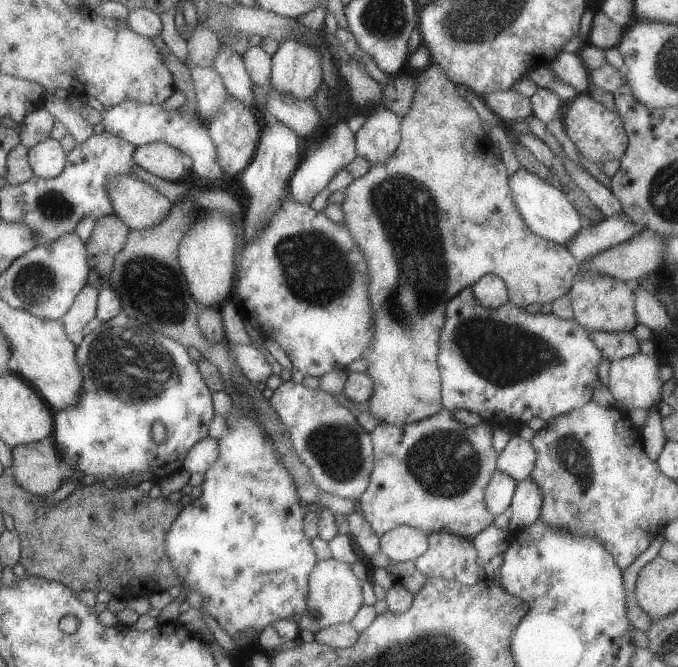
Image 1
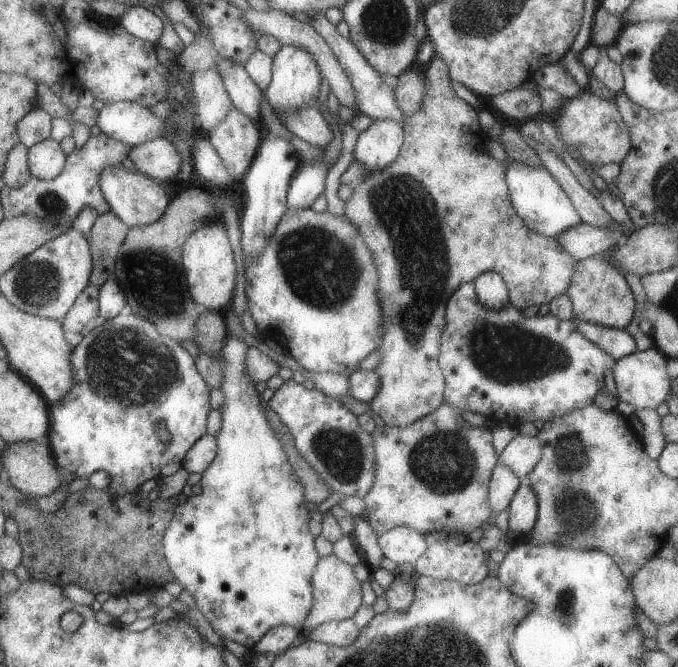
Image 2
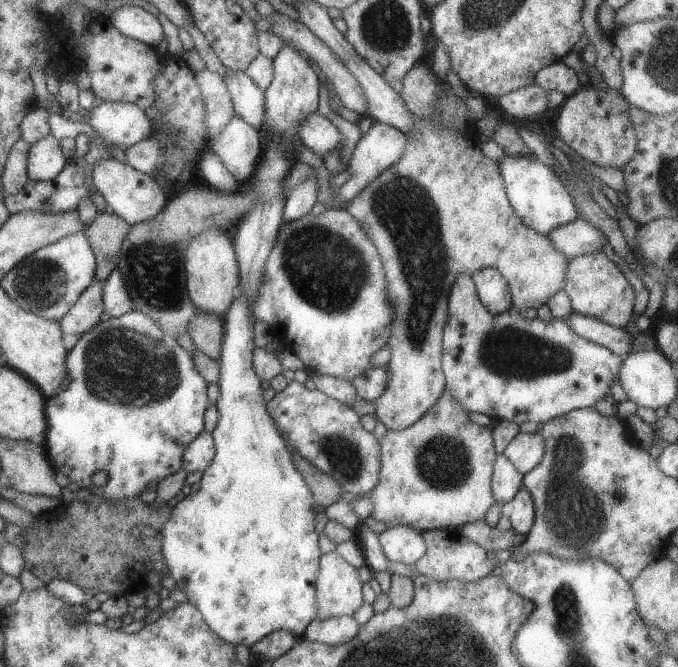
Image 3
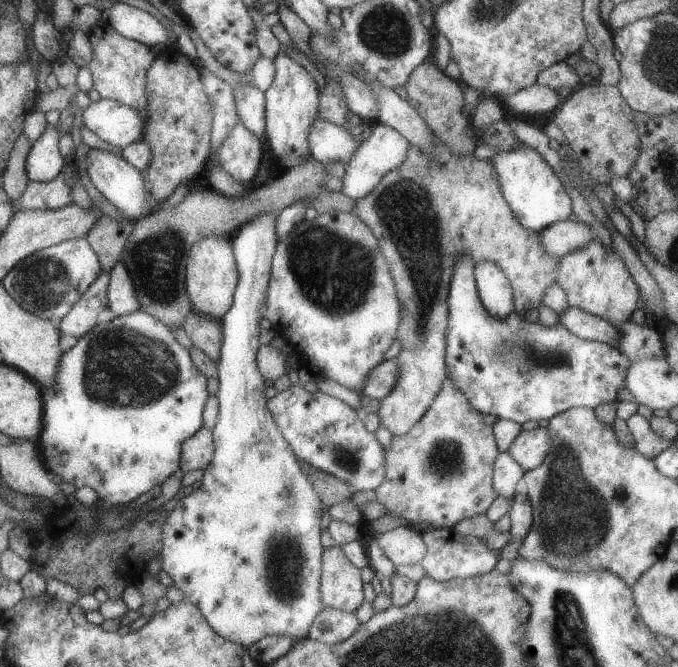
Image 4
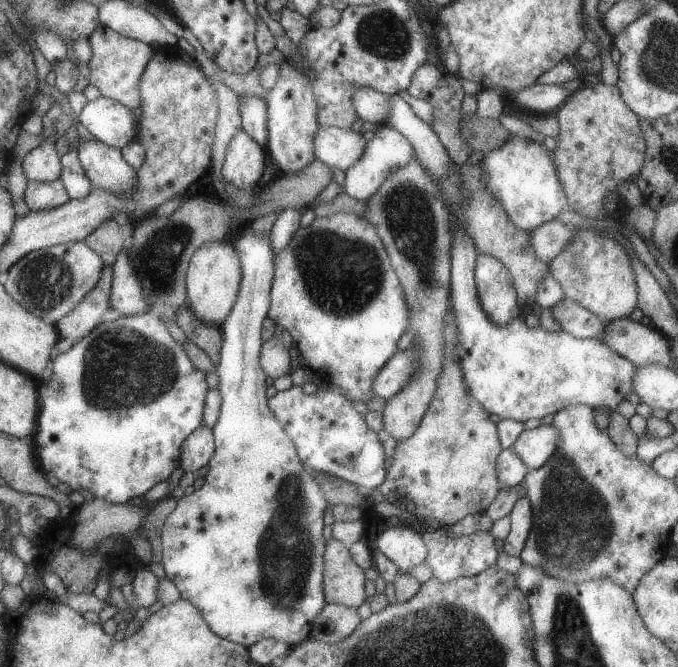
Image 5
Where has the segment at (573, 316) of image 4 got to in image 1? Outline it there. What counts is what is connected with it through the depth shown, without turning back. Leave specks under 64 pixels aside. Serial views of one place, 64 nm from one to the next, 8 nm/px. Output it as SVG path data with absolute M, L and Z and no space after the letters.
M588 330L590 338L601 354L612 362L636 356L640 353L639 341L631 332L592 332Z

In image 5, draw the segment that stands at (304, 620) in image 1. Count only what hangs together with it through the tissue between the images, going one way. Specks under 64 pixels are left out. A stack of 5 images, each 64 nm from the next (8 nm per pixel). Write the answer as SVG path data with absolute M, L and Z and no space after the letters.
M336 538L327 540L323 588L326 603L358 609L367 602L364 570L352 560L348 547Z

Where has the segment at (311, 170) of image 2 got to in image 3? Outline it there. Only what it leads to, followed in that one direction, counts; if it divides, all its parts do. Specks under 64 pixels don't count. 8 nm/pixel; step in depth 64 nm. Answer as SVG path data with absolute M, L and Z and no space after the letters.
M316 175L302 180L296 188L292 188L285 204L283 222L292 222L311 212L317 202L318 191L319 184Z

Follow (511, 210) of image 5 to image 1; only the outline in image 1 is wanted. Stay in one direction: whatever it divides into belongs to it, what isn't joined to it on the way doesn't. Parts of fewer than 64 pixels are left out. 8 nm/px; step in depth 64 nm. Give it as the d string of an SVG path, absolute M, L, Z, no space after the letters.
M520 167L512 176L509 176L509 182L512 198L531 232L542 236L544 240L550 240L565 247L568 246L570 240L574 240L574 236L578 236L578 232L584 227L584 219L561 188L528 172L524 167Z

